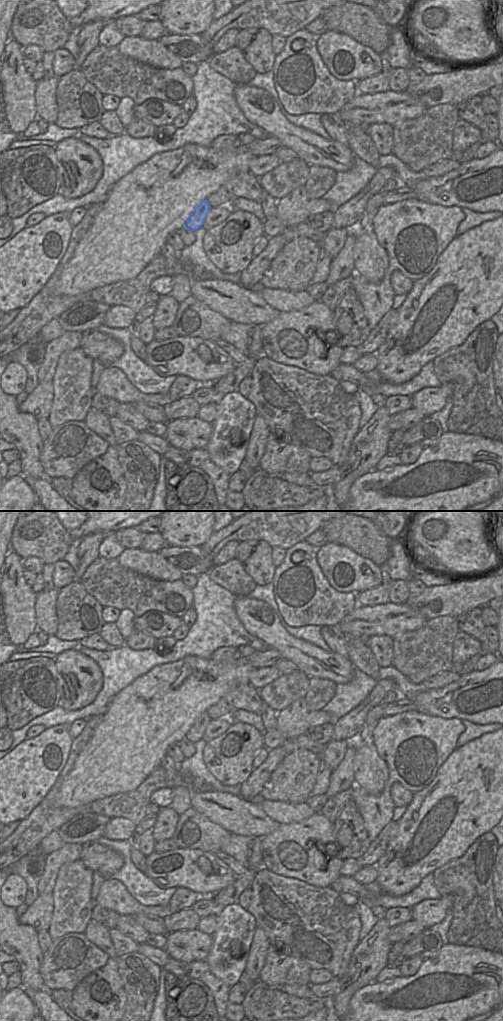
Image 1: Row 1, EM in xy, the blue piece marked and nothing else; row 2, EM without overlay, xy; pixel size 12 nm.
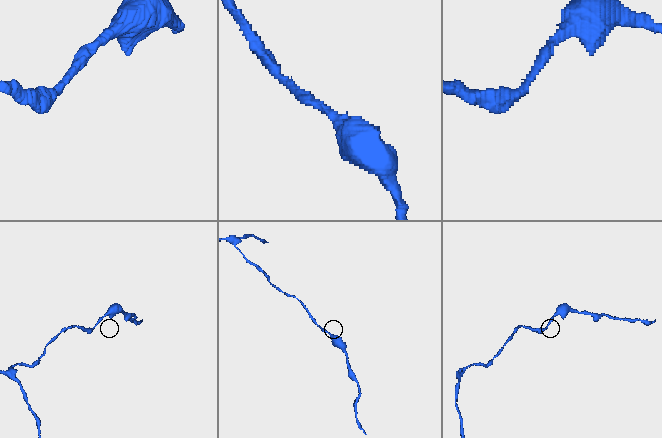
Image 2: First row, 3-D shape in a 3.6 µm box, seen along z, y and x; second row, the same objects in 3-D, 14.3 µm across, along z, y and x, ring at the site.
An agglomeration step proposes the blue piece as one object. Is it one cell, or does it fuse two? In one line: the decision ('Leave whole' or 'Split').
Leave whole.

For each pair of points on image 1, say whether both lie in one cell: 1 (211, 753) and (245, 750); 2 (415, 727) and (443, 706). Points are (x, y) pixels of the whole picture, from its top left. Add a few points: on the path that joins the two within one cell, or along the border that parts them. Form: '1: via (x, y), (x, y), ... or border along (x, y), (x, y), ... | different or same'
1: via (219, 755), (227, 758), (237, 755) | same
2: border along (415, 710), (434, 716), (454, 718) | different

